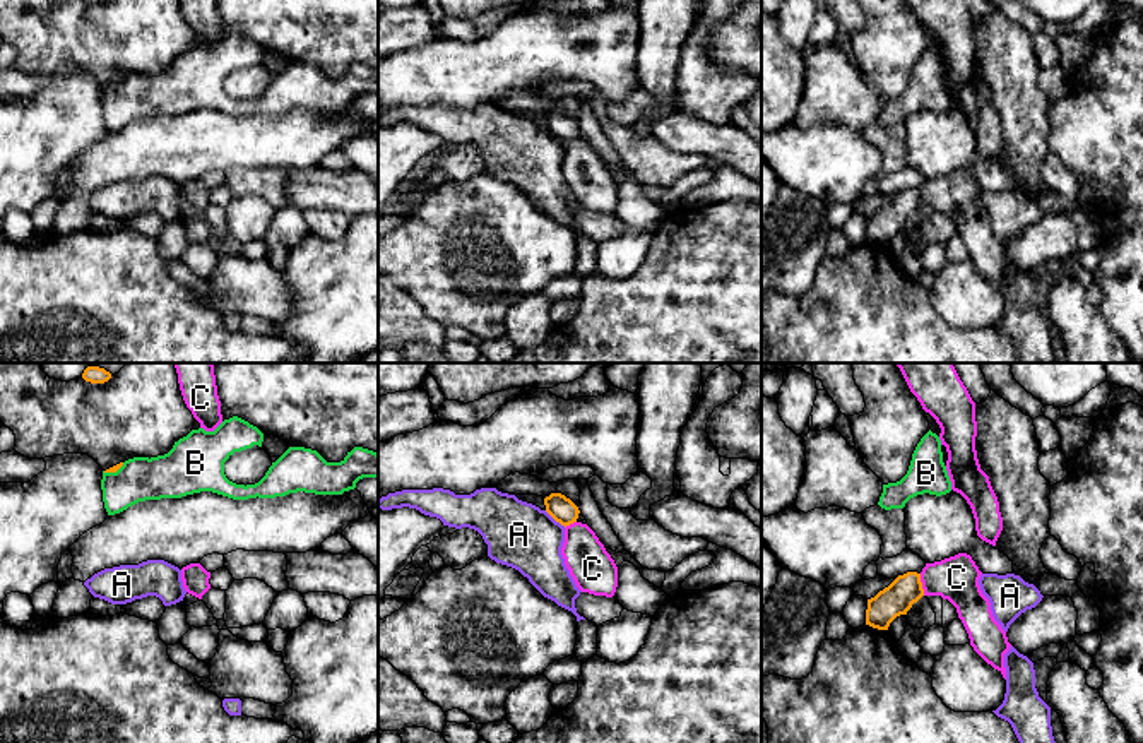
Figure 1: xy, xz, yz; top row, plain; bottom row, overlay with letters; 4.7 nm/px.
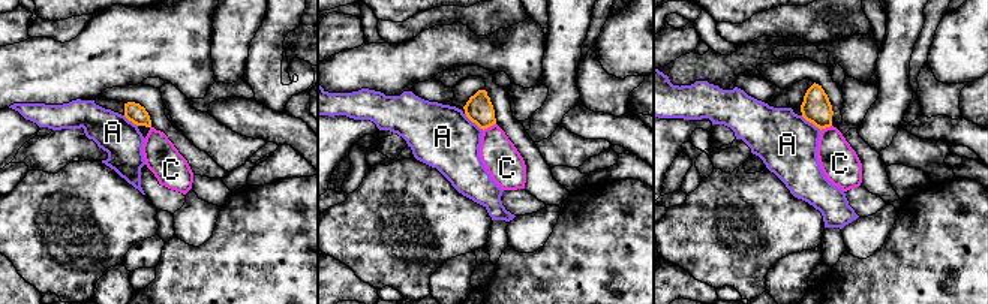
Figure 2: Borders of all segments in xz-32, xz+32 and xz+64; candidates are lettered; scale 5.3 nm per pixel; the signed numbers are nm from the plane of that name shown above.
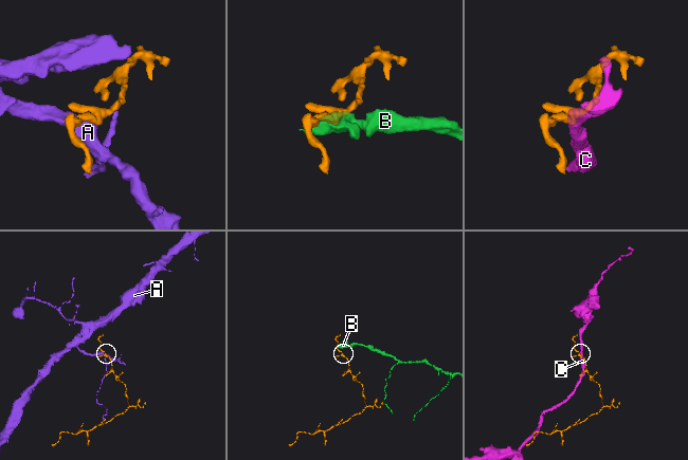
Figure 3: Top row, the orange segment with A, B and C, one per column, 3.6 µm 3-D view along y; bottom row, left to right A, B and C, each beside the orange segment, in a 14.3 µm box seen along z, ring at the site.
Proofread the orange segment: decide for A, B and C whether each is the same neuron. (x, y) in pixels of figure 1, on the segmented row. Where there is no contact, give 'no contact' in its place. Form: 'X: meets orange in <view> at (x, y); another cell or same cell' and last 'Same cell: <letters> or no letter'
A: meets orange in xz at (555, 519); another cell
B: meets orange in xy at (113, 471); another cell
C: meets orange in yz at (921, 584); another cell
Same cell: no letter

